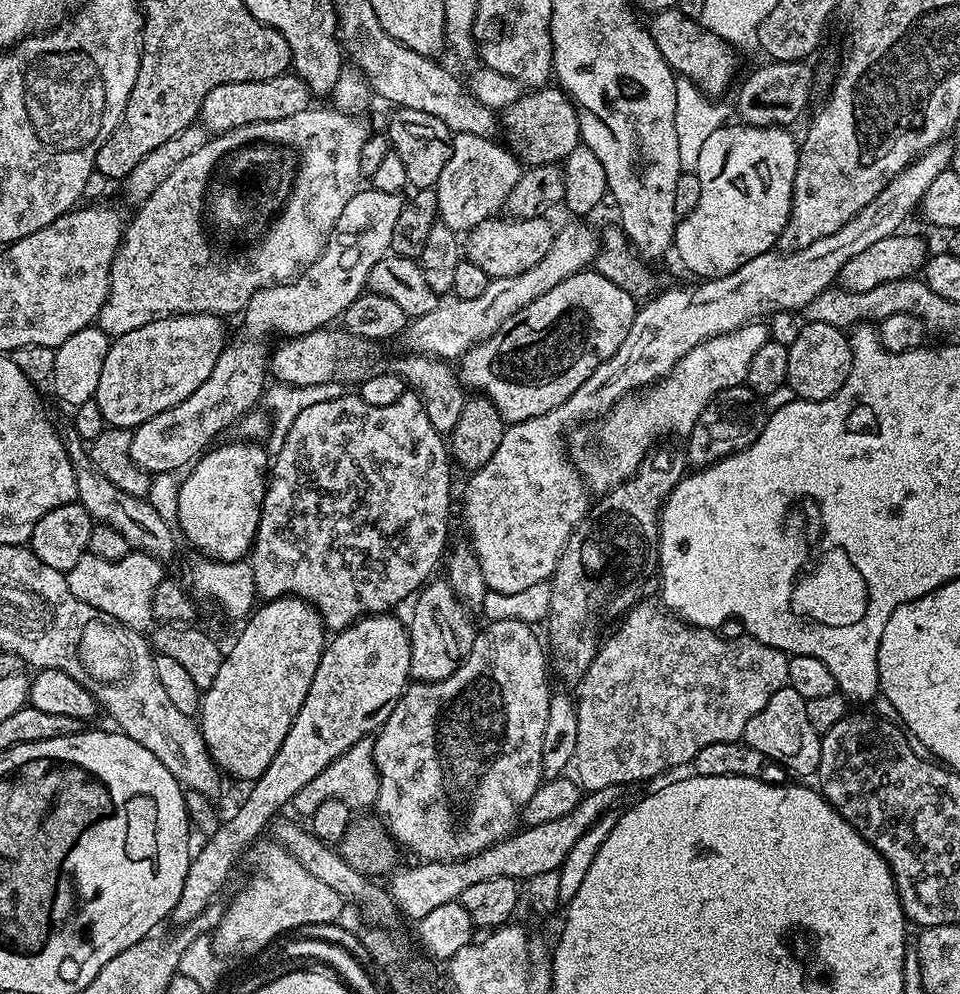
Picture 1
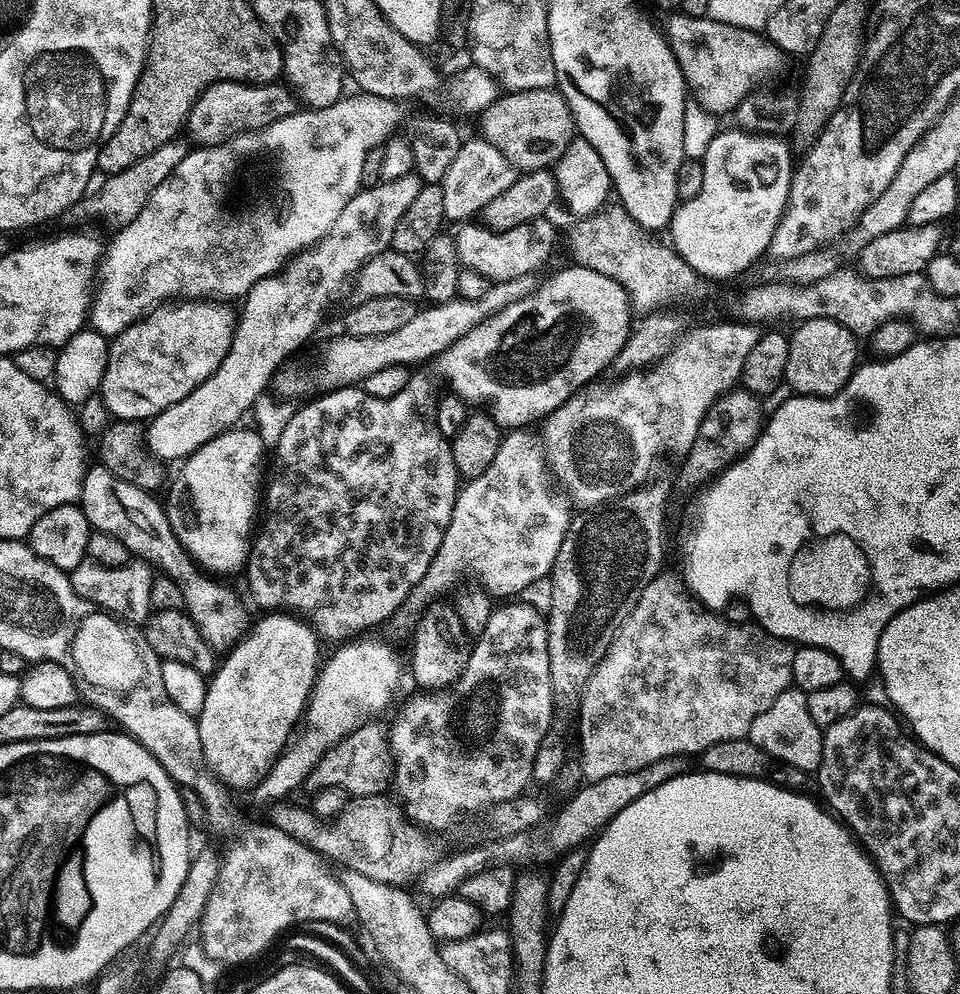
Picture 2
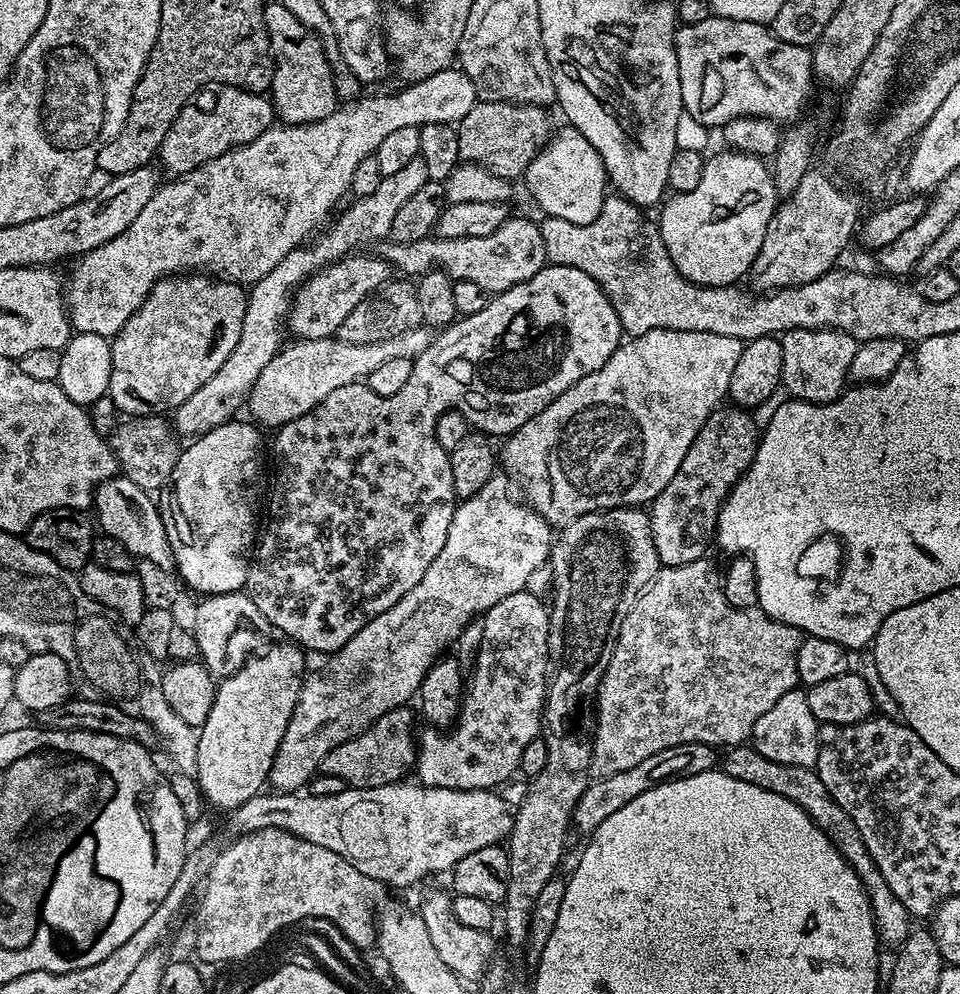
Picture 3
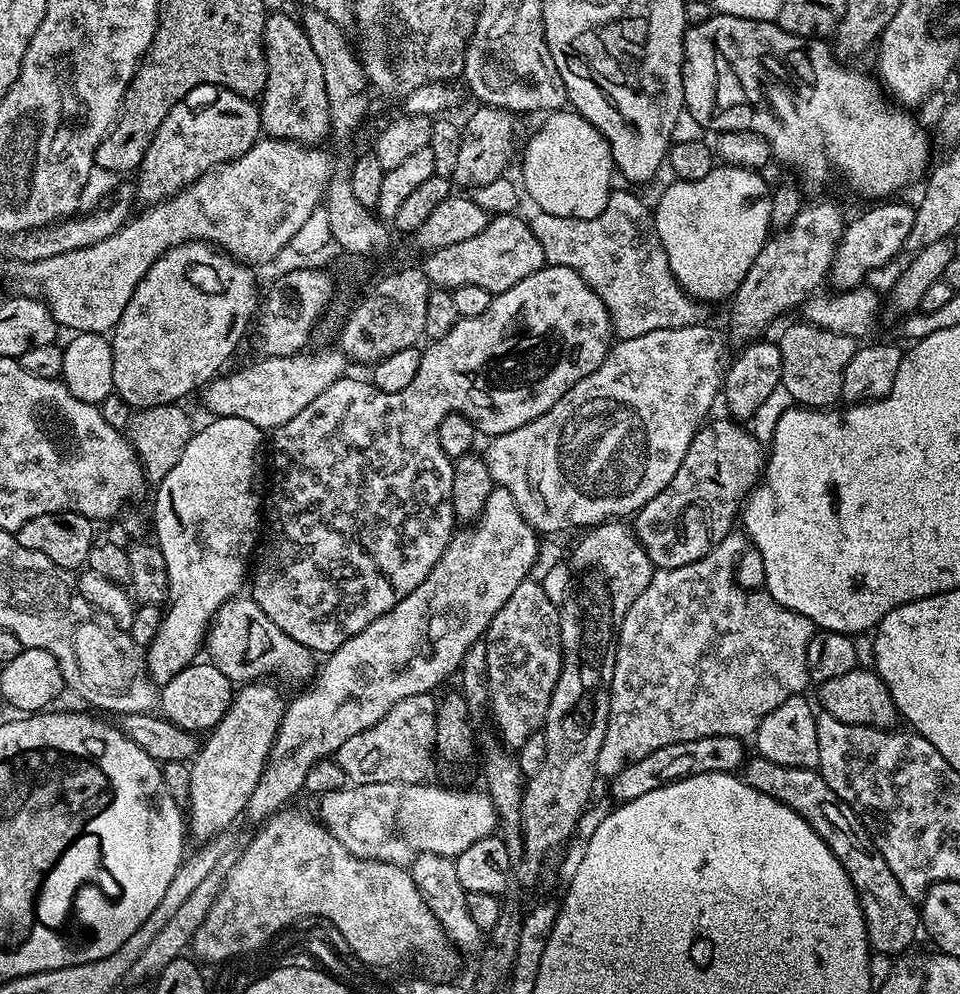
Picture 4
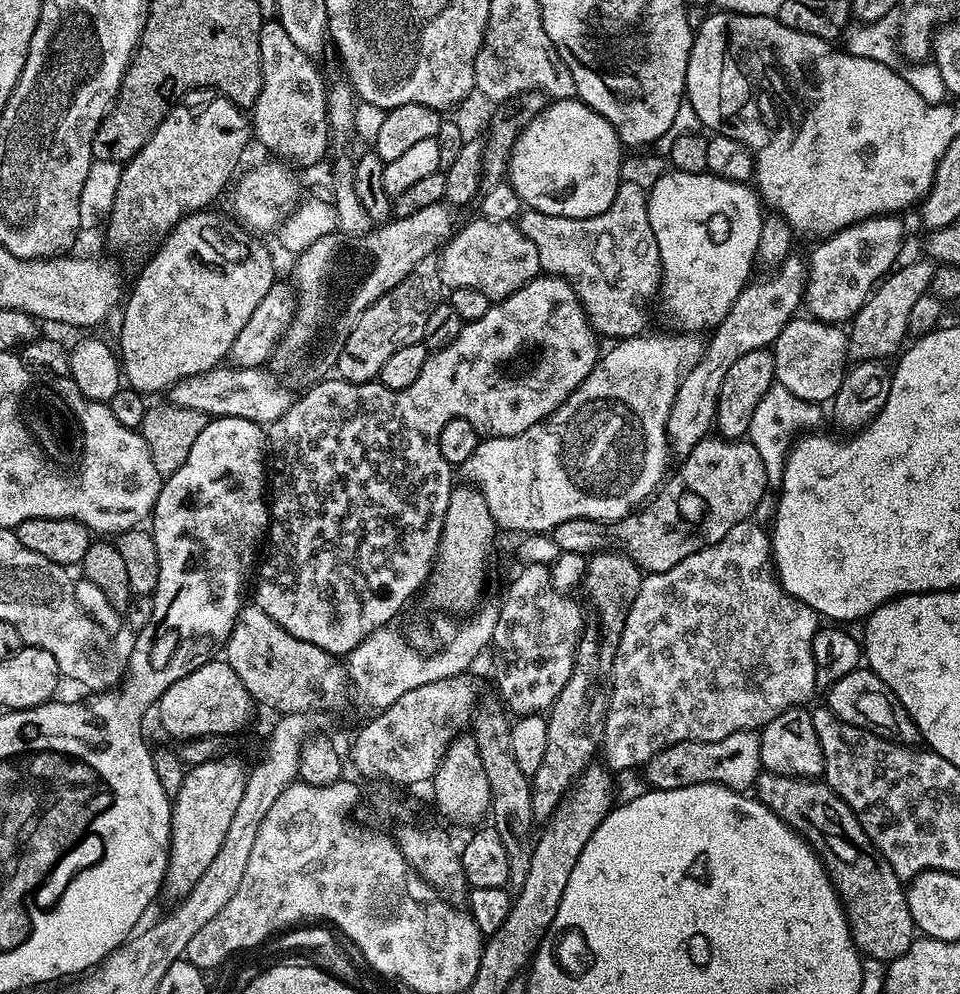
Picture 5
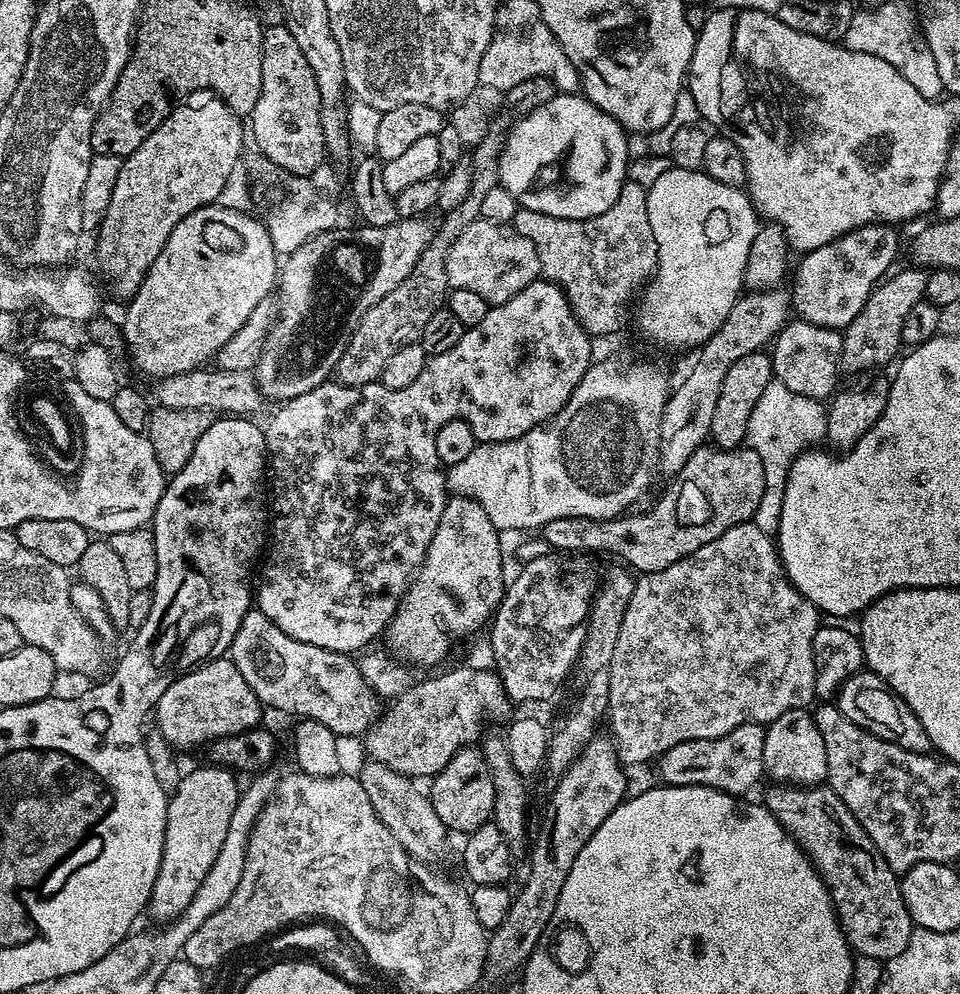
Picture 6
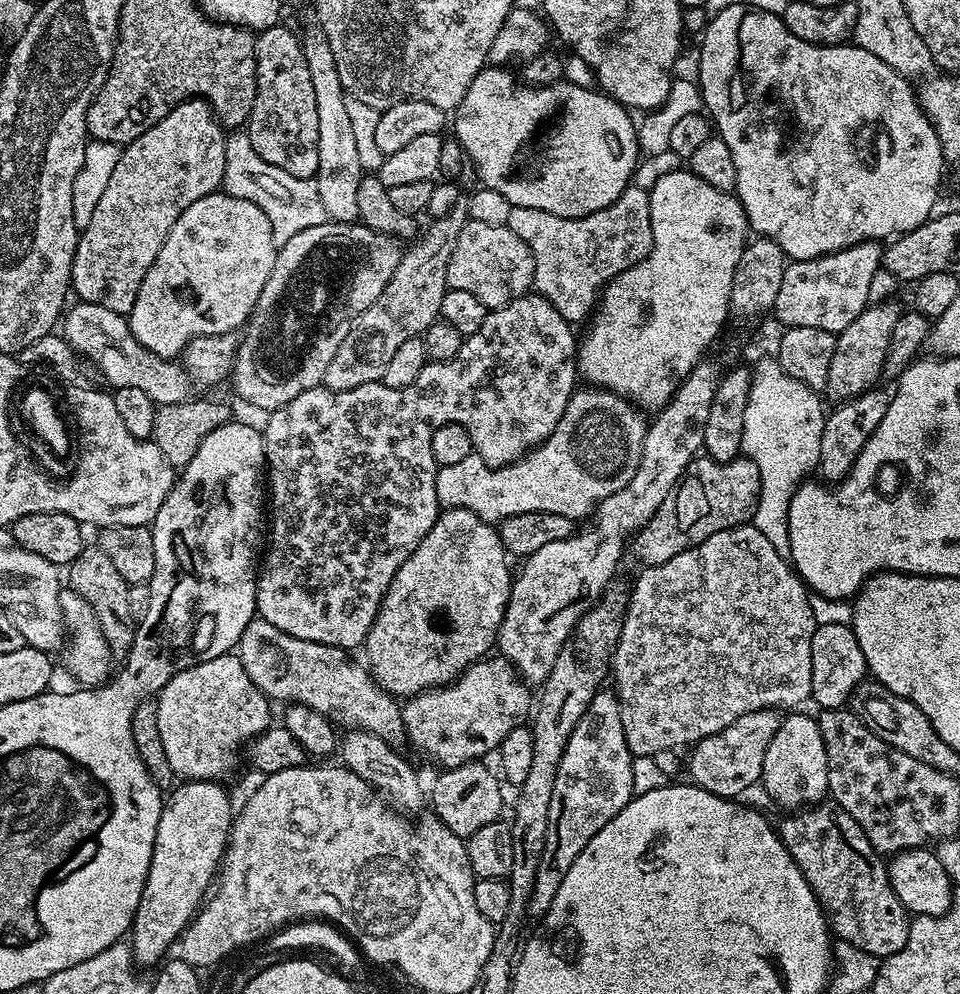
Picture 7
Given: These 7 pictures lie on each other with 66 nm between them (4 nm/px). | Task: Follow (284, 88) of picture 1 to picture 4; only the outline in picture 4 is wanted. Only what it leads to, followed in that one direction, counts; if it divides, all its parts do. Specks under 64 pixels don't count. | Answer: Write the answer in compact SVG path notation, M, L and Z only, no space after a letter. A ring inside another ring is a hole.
M215 84L198 86L190 90L186 102L174 105L162 126L158 126L158 134L154 134L154 142L150 142L150 150L146 150L146 158L142 158L138 169L140 185L135 185L135 195L139 199L141 196L145 205L158 204L202 178L211 168L246 154L261 136L260 110L249 97L217 88ZM199 96L212 101L200 104Z

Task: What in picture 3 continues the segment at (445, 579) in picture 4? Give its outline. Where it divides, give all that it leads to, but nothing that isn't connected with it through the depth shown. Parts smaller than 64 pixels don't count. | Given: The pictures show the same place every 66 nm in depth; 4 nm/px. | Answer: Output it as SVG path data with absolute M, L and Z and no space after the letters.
M497 474L490 478L490 482L486 482L486 486L482 486L482 490L478 490L478 494L461 499L456 505L453 514L453 520L450 522L450 530L446 534L446 542L442 542L442 550L438 550L438 558L434 558L434 562L430 562L430 567L426 570L426 574L422 574L422 582L418 582L418 586L414 586L414 590L410 590L410 594L403 596L394 606L390 606L390 610L386 610L382 614L378 614L378 618L374 618L366 626L362 626L362 630L358 630L346 642L346 646L342 646L338 651L331 653L327 657L328 665L321 670L317 676L312 676L303 681L300 685L300 693L298 694L298 702L292 711L290 722L286 726L286 734L282 734L282 742L278 746L278 754L274 754L274 762L270 766L270 774L268 775L268 784L277 792L295 792L304 787L317 775L322 758L326 758L326 754L330 754L330 750L334 750L334 746L338 746L342 742L346 742L350 738L354 738L358 734L362 734L369 726L376 721L382 714L386 714L391 708L399 708L409 703L408 699L415 697L420 690L420 684L424 681L424 676L432 669L433 664L441 659L443 650L447 644L455 645L464 628L477 618L483 617L485 612L490 611L495 604L502 602L502 598L510 598L510 594L515 592L523 592L527 586L527 579L534 574L534 570L543 564L549 563L552 555L552 546L554 543L554 528L548 521L536 512L535 508L527 502L519 504L516 501L515 487L508 488L510 480L507 475Z

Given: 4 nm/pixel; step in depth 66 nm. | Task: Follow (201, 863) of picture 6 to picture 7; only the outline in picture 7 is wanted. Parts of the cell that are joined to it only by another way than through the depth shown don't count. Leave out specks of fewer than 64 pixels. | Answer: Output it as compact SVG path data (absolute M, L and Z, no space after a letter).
M186 780L177 783L163 801L158 830L154 834L154 854L150 858L150 870L146 874L142 898L138 902L138 910L130 929L132 959L137 965L156 966L169 955L170 949L184 933L184 927L196 917L213 887L214 877L222 867L224 850L228 847L228 835L232 833L234 819L232 800L224 787L223 783L215 780Z

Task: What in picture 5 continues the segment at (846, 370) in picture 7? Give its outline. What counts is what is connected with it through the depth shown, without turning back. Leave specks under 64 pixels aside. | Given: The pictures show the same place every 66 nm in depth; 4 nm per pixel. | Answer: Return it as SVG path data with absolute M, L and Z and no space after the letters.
M931 259L912 260L909 264L901 263L899 267L888 273L875 288L872 289L871 296L861 308L856 311L856 315L850 321L850 331L848 332L848 354L853 361L862 360L883 360L887 361L888 356L895 357L901 351L905 343L904 335L909 335L910 313L918 298L929 295L937 265Z

